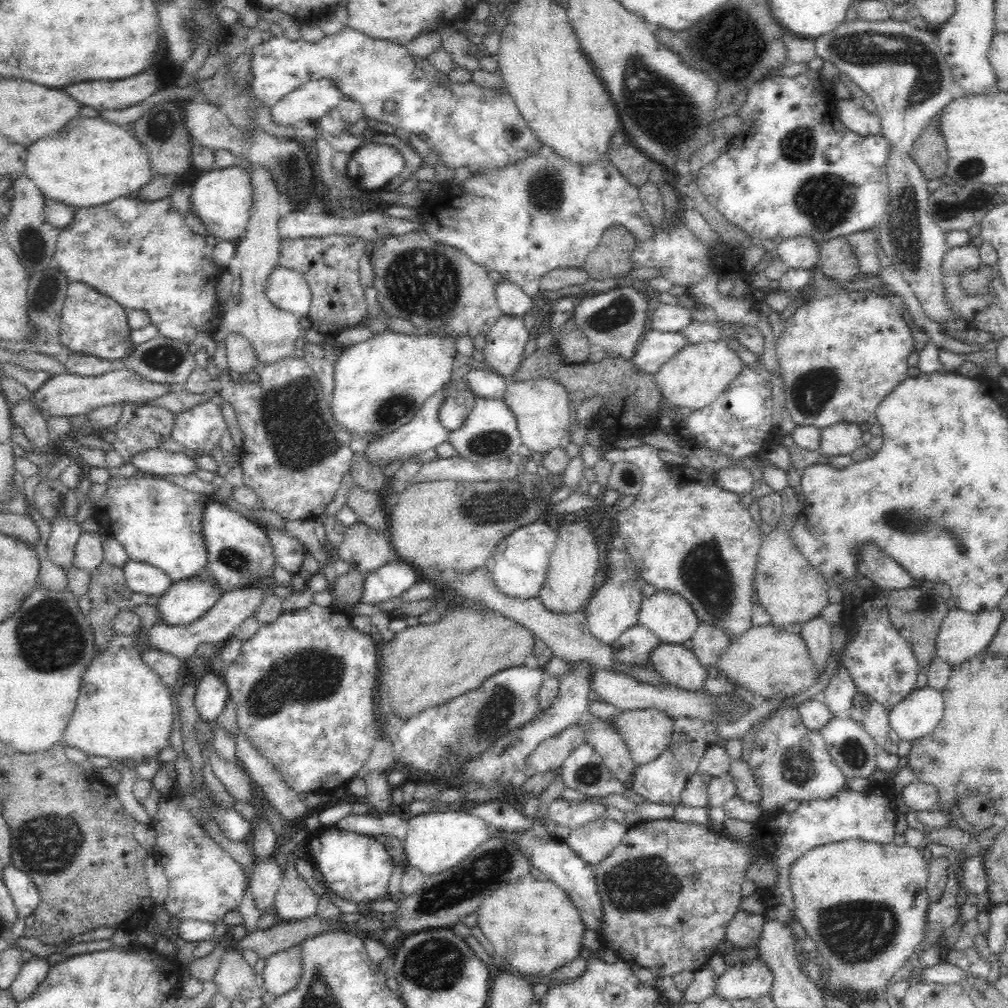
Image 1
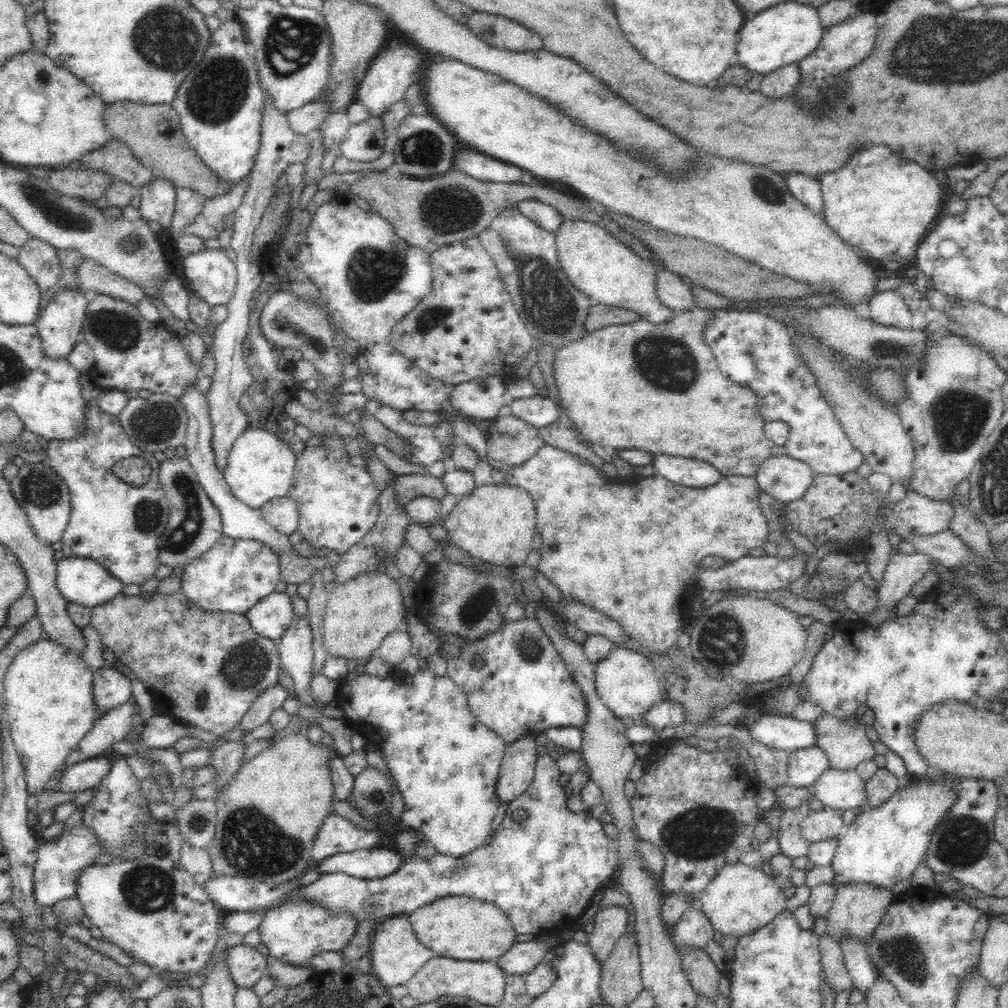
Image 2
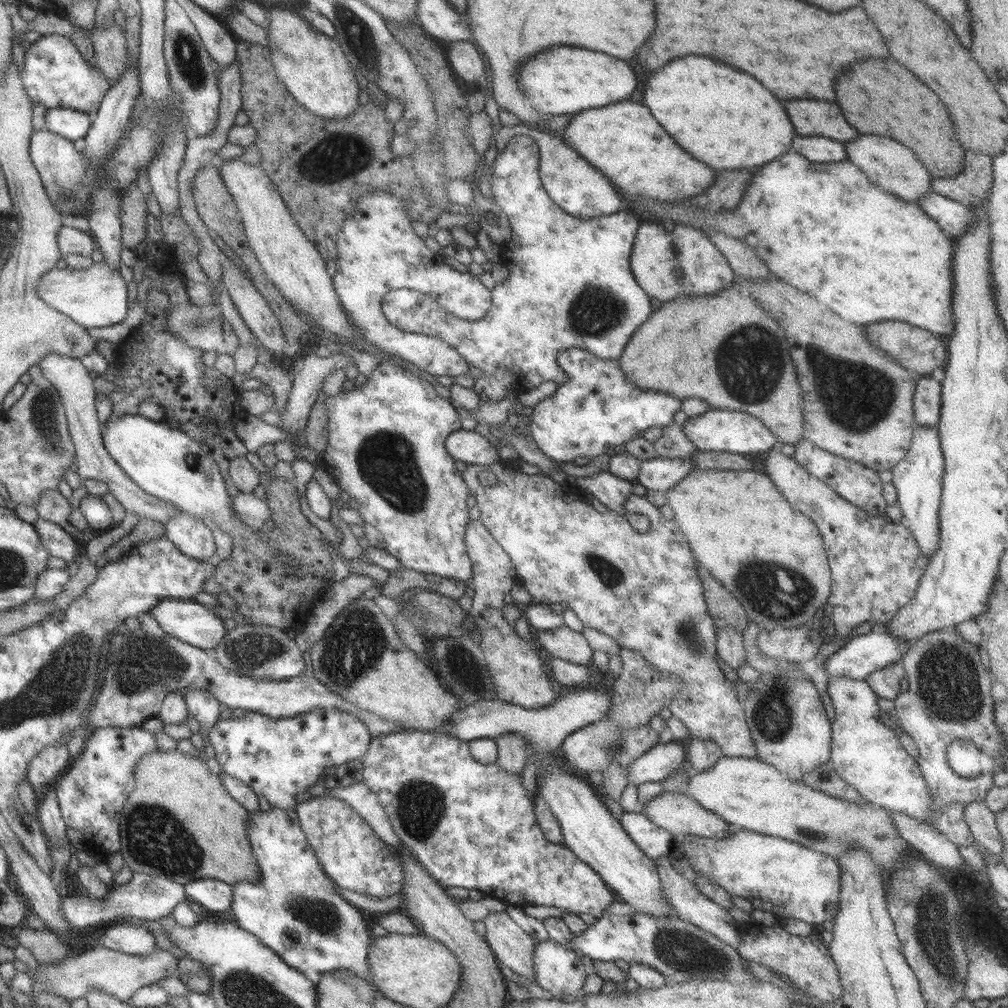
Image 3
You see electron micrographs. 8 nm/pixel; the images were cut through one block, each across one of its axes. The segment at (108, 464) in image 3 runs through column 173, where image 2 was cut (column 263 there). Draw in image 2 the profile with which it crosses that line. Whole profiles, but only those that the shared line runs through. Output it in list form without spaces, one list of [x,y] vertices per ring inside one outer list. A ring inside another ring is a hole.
[[[287,494],[269,500],[262,508],[259,508],[264,520],[273,526],[280,535],[292,535],[299,519],[298,505]]]

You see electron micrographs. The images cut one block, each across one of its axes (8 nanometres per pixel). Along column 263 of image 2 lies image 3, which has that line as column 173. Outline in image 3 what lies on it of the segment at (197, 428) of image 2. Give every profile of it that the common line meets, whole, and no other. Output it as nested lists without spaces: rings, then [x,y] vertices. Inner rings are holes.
[[[180,511],[168,519],[165,536],[190,558],[202,561],[215,559],[216,546],[212,530],[191,514]]]

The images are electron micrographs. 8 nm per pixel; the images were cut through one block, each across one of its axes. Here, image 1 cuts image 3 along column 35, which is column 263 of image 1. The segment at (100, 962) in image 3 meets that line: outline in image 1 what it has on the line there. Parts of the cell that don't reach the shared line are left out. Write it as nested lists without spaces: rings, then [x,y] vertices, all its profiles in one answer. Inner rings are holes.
[[[292,946],[267,958],[260,984],[272,996],[282,996],[296,988],[302,976],[302,948]]]

